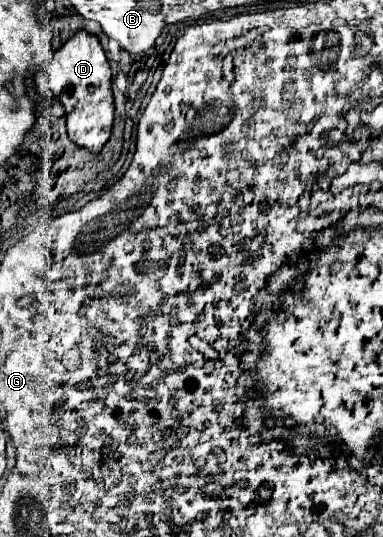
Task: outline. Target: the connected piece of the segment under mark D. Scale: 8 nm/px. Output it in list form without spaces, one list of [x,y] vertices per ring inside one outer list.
[[[85,31],[75,33],[51,59],[51,65],[45,71],[51,91],[63,103],[67,111],[67,133],[73,143],[99,153],[107,139],[111,137],[115,105],[111,93],[111,67],[105,57],[105,51],[95,35]]]

